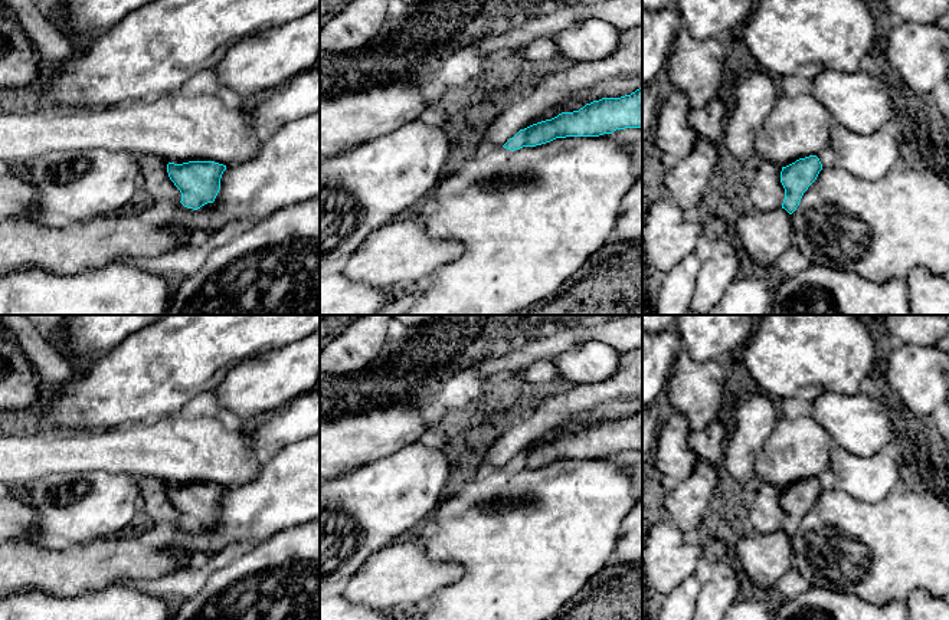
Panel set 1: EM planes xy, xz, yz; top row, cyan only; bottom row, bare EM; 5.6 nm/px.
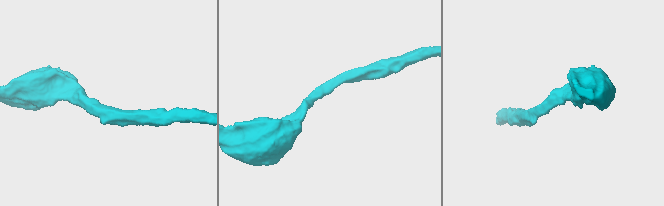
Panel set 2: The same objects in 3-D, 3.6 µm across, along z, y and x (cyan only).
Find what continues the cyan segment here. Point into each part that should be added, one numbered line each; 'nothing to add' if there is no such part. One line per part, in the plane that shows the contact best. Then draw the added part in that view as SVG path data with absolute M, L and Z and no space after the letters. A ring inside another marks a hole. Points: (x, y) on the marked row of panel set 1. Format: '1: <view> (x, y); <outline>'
1: xy (156, 181); M138 155L137 161L141 167L143 188L154 203L170 201L177 204L181 201L180 190L168 177L167 160L156 155Z

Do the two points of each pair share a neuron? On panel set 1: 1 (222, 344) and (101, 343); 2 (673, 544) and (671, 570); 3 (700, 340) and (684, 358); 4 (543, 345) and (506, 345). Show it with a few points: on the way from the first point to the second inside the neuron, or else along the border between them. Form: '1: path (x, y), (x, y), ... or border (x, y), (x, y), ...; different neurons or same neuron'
1: border (140, 330), (102, 354); different neurons
2: path (671, 550), (671, 564); same neuron
3: border (686, 348), (697, 361), (720, 361); different neurons
4: border (550, 330), (507, 351), (490, 353); different neurons

